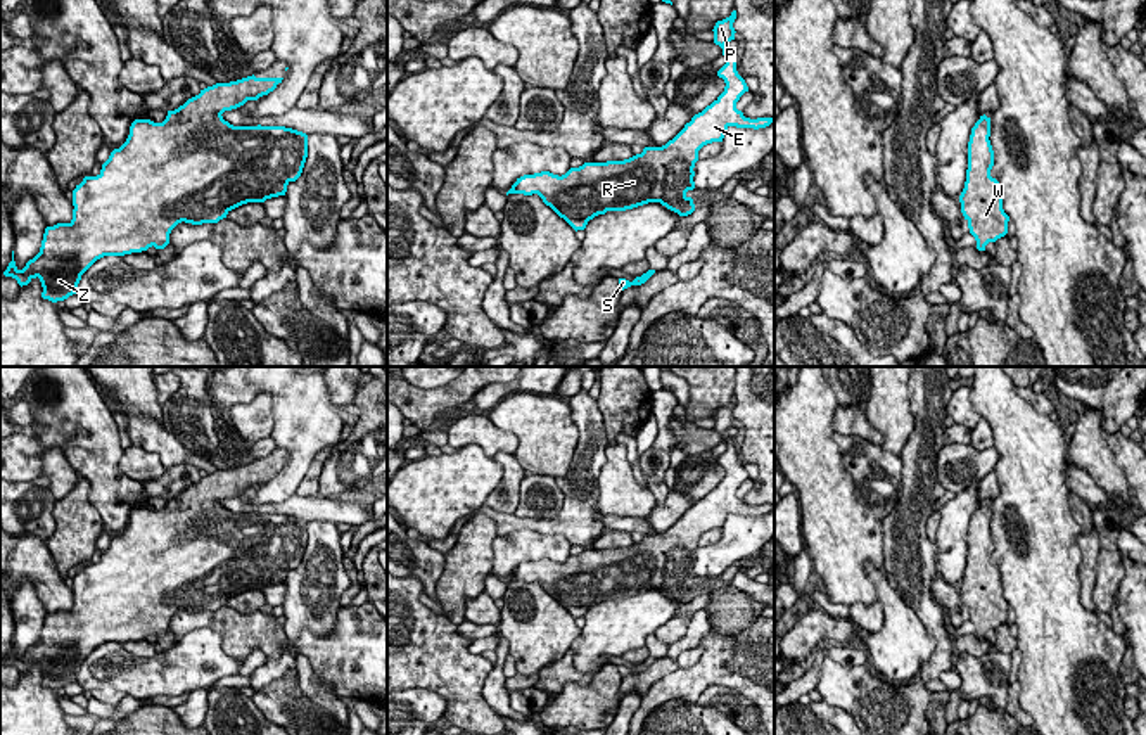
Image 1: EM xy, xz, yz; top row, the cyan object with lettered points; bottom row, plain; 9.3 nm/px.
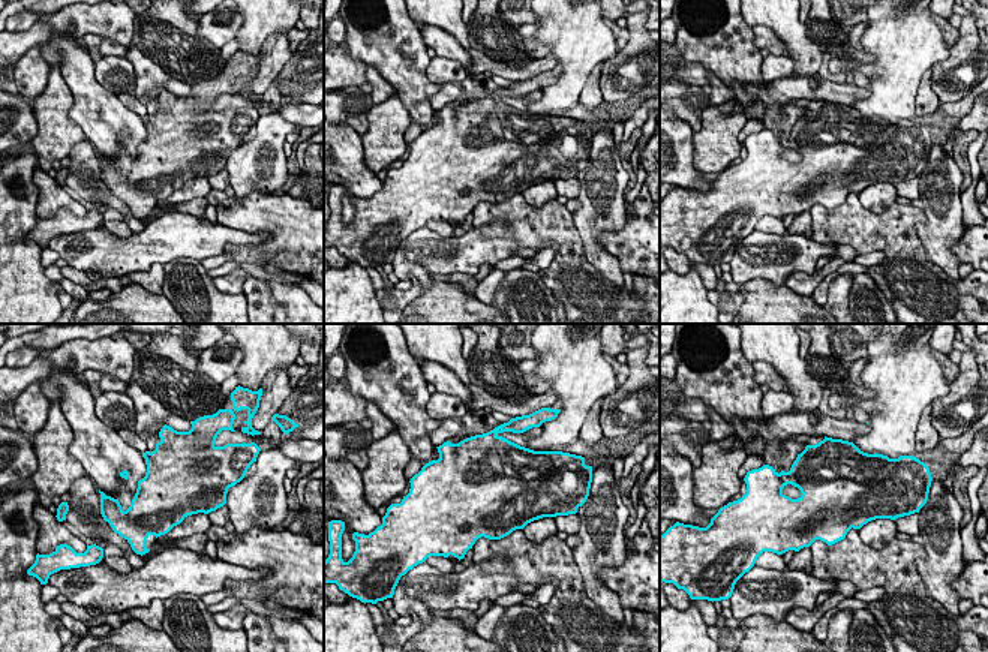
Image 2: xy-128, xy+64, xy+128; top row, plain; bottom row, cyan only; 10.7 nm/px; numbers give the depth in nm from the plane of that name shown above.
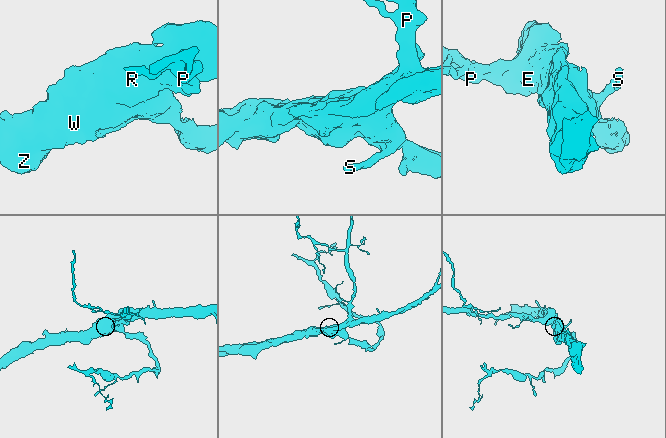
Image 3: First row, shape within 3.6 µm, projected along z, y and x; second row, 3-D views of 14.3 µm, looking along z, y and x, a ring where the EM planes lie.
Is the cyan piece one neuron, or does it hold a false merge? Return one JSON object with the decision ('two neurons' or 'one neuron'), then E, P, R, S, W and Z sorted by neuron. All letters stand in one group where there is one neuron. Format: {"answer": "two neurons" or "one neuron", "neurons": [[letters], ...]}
{"answer": "one neuron", "neurons": [["E", "P", "R", "S", "W", "Z"]]}

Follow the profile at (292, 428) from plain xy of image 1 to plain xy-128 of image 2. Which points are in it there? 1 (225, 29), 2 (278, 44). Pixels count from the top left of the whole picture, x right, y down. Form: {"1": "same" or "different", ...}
{"1": "different", "2": "different"}

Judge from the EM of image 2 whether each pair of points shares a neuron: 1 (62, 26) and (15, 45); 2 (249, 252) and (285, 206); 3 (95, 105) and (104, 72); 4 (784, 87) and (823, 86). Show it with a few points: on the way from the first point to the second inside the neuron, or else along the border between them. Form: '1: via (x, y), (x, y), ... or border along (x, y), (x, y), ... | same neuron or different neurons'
1: via (50, 26), (27, 39) | same neuron
2: via (264, 251), (285, 231), (285, 221) | same neuron
3: border along (93, 63), (95, 78), (117, 96) | different neurons
4: via (793, 89), (814, 92) | same neuron

